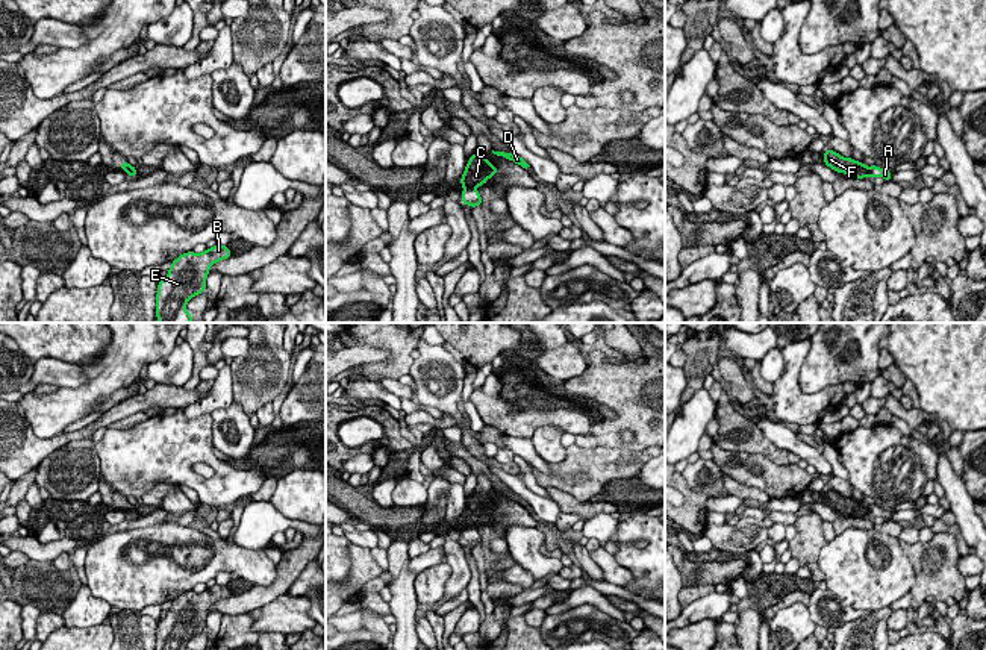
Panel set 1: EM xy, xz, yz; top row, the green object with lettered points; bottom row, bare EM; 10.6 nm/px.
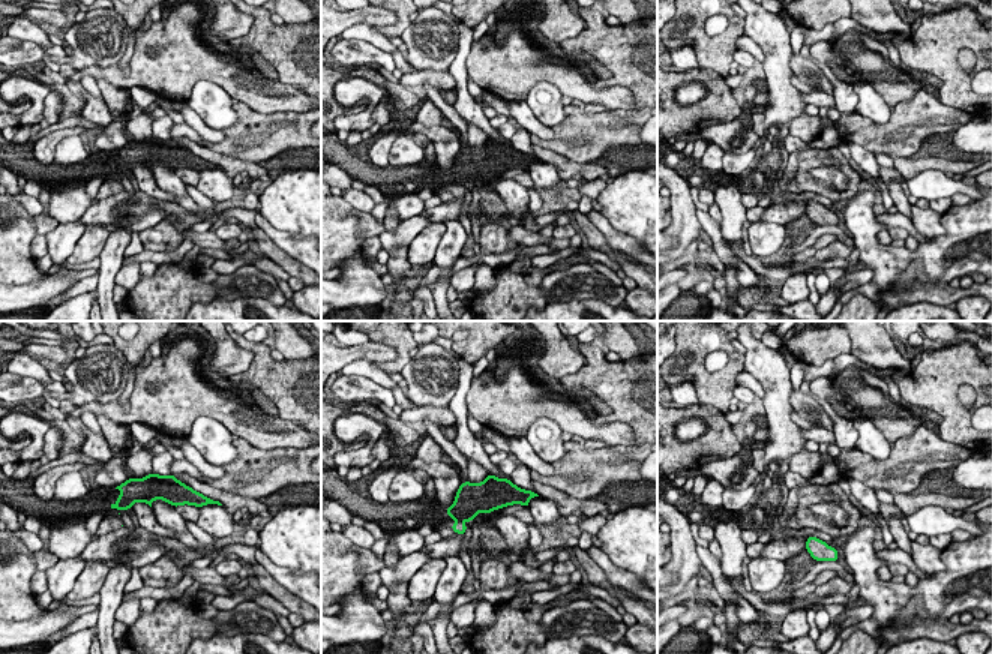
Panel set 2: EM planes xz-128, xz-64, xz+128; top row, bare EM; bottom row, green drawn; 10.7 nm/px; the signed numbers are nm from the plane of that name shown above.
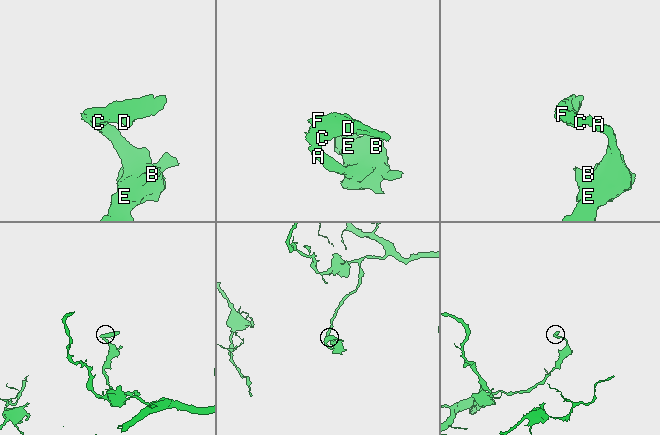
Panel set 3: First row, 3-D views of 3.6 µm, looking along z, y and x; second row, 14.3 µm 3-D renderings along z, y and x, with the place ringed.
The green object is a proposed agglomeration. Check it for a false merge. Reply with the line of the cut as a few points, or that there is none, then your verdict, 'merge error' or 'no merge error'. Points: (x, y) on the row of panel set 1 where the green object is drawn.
cut in xz along (474, 187), (465, 190); merge error

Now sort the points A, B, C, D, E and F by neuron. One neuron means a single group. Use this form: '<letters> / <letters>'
A B E / C D F

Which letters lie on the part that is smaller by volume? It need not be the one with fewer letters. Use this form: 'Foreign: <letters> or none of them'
Foreign: C, D, F

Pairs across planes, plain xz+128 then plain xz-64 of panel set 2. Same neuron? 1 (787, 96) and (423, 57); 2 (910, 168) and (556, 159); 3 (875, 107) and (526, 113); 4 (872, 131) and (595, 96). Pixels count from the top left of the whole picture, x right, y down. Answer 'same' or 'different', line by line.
1: same
2: same
3: different
4: different

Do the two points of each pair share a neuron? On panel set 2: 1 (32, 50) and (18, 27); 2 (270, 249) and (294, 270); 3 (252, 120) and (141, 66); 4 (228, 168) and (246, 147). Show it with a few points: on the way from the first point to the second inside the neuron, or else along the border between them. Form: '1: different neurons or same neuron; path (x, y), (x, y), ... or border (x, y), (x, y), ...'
1: different neurons; border (15, 38), (33, 41), (39, 47)
2: same neuron; path (276, 255), (288, 264)
3: different neurons; border (239, 101), (257, 111), (272, 114)
4: different neurons; border (203, 146), (257, 164)

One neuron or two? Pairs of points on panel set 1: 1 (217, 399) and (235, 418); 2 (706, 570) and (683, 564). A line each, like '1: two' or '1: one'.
1: two
2: one

